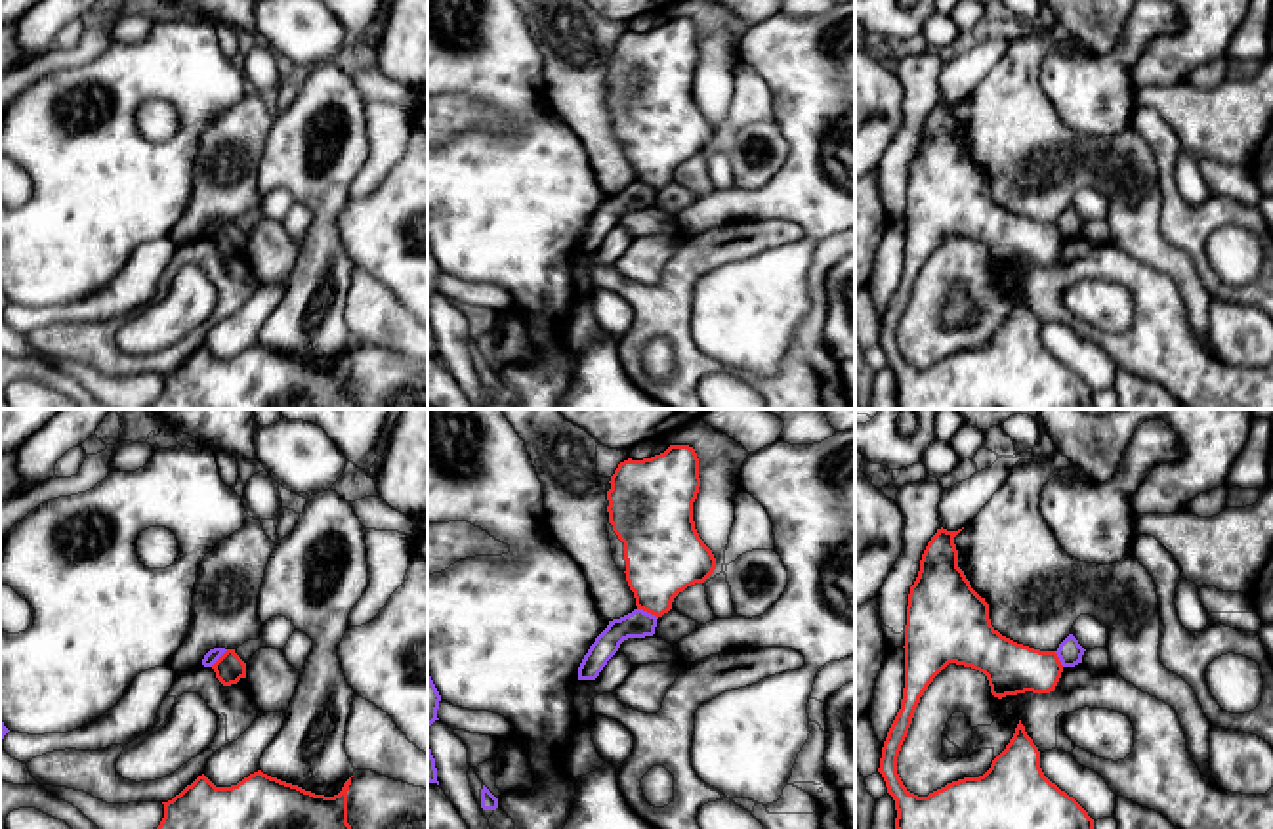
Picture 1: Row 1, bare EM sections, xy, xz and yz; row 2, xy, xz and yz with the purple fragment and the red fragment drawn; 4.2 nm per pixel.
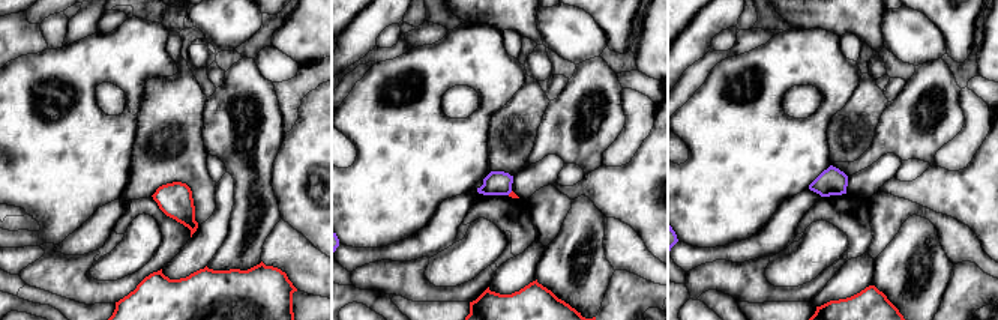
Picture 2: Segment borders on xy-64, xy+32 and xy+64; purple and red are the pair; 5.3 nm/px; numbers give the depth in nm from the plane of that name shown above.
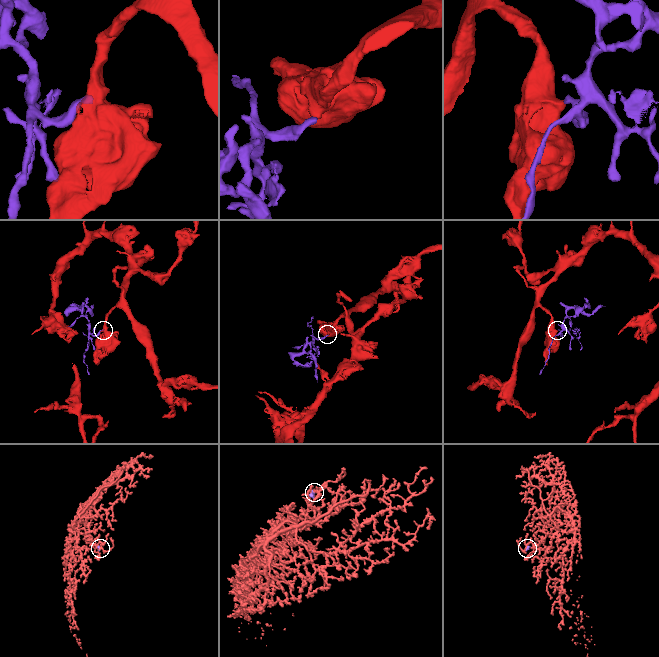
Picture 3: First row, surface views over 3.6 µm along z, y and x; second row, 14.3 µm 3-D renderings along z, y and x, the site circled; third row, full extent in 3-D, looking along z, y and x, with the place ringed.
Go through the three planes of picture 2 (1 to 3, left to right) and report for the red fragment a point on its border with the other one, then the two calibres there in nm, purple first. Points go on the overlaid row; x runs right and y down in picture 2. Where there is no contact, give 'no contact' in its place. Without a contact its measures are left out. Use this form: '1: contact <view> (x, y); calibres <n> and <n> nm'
1: no contact
2: contact xy+32 (509, 193); calibres 130 and 40 nm
3: no contact

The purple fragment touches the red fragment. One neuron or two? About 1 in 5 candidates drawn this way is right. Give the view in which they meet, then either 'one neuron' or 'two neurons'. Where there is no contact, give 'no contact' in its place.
contact in xz; two neurons

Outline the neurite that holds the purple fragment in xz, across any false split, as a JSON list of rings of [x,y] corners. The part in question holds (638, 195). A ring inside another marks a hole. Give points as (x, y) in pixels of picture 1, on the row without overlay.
[[[634,181],[620,191],[609,193],[607,201],[595,210],[584,227],[578,239],[578,252],[595,252],[624,212],[653,208],[657,191],[658,189],[643,181]]]

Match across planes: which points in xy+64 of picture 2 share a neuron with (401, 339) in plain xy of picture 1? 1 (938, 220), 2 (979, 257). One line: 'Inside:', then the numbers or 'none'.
Inside: 1, 2

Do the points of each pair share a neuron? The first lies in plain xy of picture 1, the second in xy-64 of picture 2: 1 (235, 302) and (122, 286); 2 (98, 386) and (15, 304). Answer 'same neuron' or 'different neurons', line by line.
1: same neuron
2: different neurons

